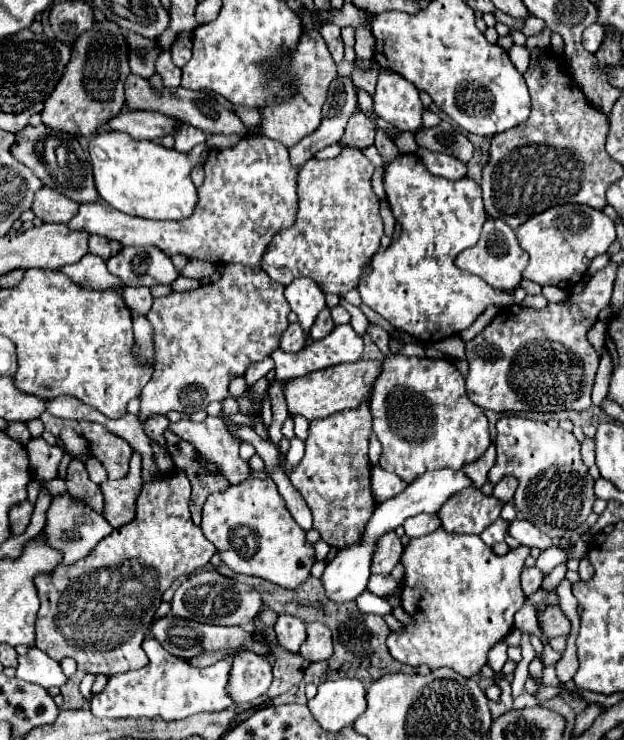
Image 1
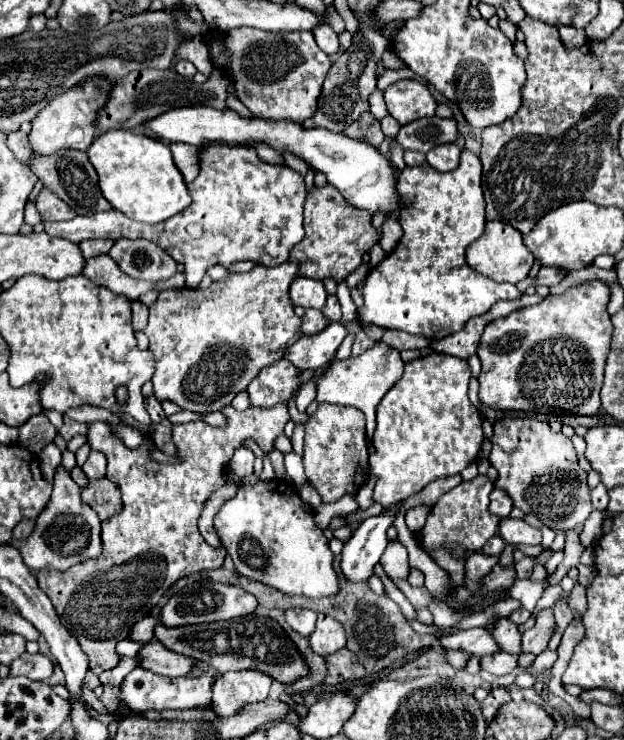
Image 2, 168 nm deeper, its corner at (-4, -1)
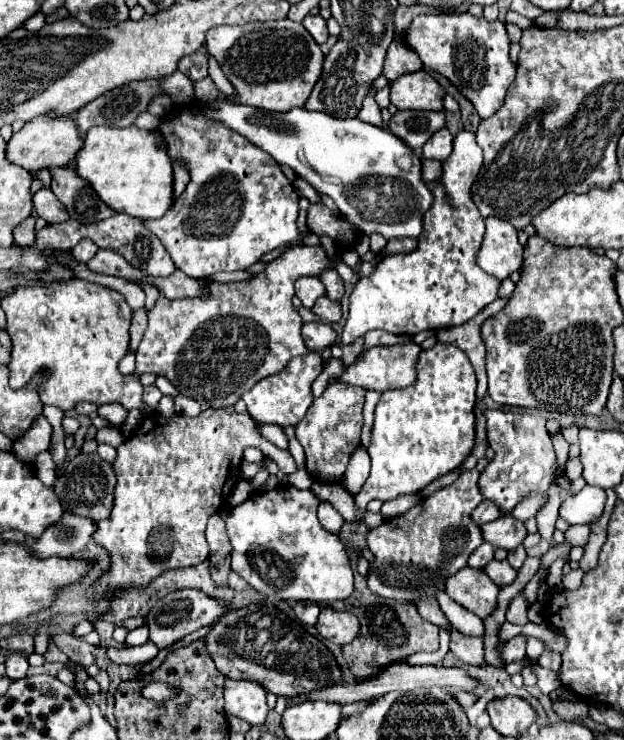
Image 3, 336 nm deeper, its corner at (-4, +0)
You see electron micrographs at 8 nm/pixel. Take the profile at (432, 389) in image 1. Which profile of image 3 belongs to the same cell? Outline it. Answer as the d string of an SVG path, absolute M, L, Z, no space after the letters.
M437 343L433 349L421 351L417 379L411 387L381 395L375 407L371 445L367 449L371 473L355 495L357 517L353 523L363 523L369 501L379 499L385 503L415 493L433 479L461 467L475 439L475 383L475 371L467 355L453 345Z

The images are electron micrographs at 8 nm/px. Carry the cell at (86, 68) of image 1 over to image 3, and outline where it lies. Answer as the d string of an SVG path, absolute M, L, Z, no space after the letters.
M65 115L63 119L33 119L31 123L25 123L23 129L11 137L11 141L7 143L7 157L11 163L17 163L27 171L35 173L49 165L73 163L81 147L83 147L83 137L79 135L77 125L71 117Z

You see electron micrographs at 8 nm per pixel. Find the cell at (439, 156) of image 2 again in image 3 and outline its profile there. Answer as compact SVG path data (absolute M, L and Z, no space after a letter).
M447 129L437 131L425 145L423 145L423 157L425 159L435 159L435 161L445 161L453 151L453 137Z

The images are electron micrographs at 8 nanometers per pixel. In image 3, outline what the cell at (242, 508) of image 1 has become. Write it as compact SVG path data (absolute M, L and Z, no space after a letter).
M293 485L255 491L247 501L233 507L225 521L231 541L231 569L237 571L255 591L283 601L319 601L333 603L353 593L353 571L343 543L337 535L327 533L317 521L319 499L311 491L299 491Z

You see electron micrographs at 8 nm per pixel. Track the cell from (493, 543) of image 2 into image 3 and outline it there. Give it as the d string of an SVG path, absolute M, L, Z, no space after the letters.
M483 543L481 547L477 547L471 557L469 557L469 567L475 567L475 569L483 569L487 563L493 561L493 553L495 553L495 547L491 543Z

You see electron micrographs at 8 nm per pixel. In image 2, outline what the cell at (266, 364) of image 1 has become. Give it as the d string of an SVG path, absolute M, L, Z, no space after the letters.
M279 360L265 368L247 388L251 406L257 408L273 408L275 404L289 406L295 402L297 392L301 388L301 370L289 360Z

